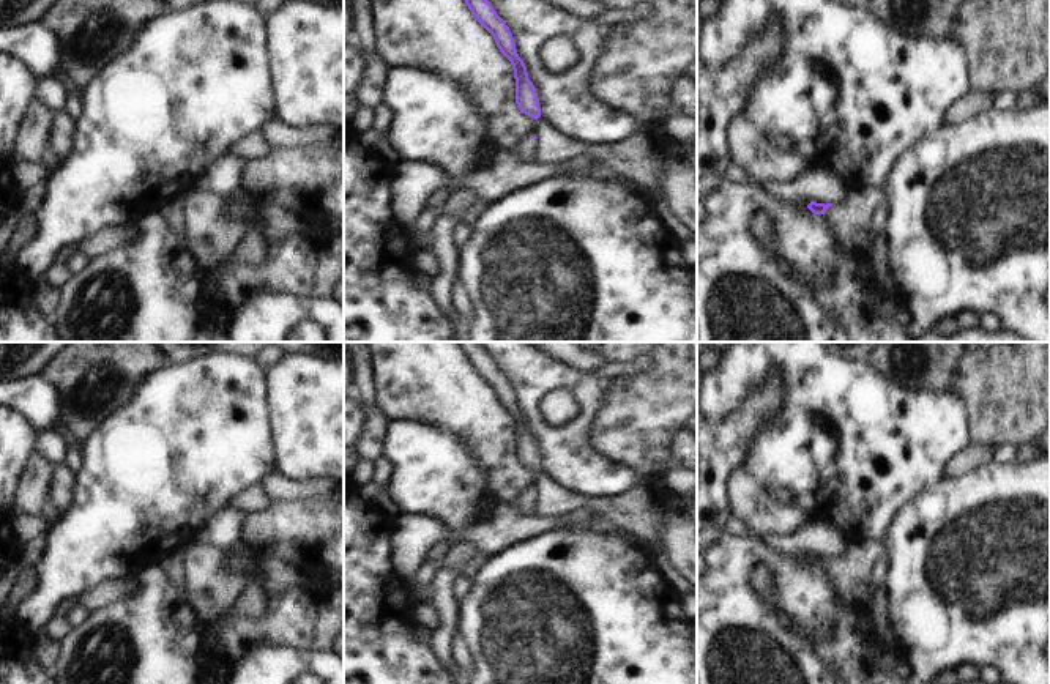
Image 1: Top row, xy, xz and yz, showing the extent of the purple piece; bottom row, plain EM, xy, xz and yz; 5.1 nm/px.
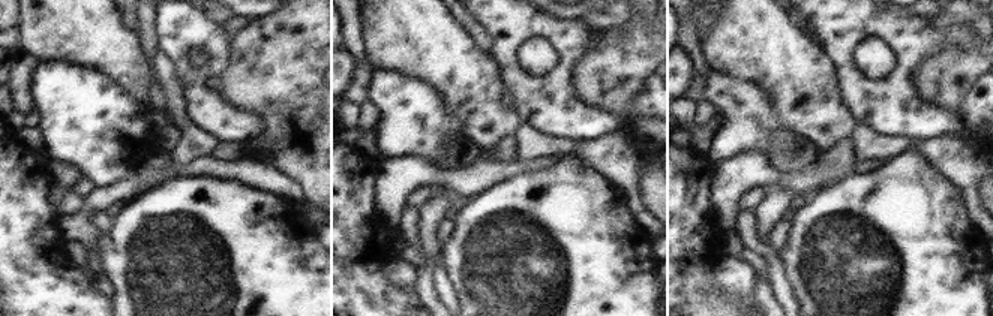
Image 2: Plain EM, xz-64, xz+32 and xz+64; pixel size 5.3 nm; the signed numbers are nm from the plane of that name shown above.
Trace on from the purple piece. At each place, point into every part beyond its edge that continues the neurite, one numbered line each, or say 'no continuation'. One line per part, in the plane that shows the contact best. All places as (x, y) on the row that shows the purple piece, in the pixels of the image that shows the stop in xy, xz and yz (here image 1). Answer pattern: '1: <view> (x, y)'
1: yz (852, 218).

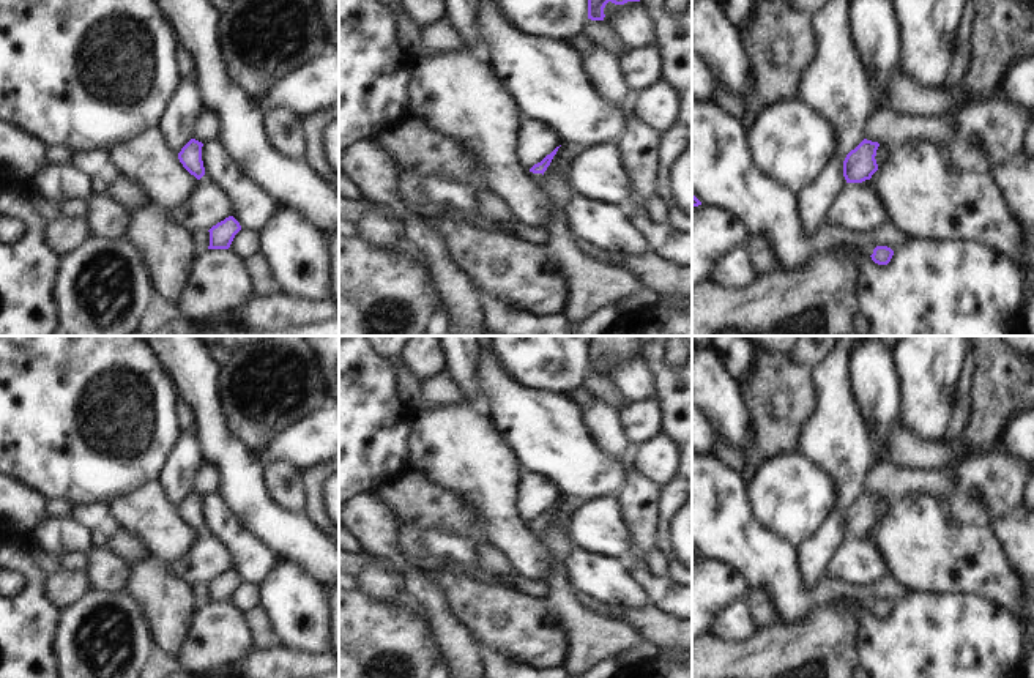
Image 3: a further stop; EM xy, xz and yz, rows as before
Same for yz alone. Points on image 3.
no continuation.

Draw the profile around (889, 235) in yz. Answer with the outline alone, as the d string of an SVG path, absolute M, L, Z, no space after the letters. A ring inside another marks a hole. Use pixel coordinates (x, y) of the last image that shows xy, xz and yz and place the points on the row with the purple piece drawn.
M826 219L816 227L810 238L816 252L823 252L832 244L846 244L861 249L865 255L872 255L876 246L897 249L909 240L909 237L892 222L892 219L868 232L831 225Z

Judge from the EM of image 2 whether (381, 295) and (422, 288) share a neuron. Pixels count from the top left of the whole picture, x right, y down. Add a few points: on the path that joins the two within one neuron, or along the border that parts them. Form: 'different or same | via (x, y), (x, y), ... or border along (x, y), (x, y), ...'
different | border along (413, 289), (420, 300)

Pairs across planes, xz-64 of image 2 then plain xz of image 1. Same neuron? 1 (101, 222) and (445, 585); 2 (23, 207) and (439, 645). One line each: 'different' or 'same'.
1: different
2: different

